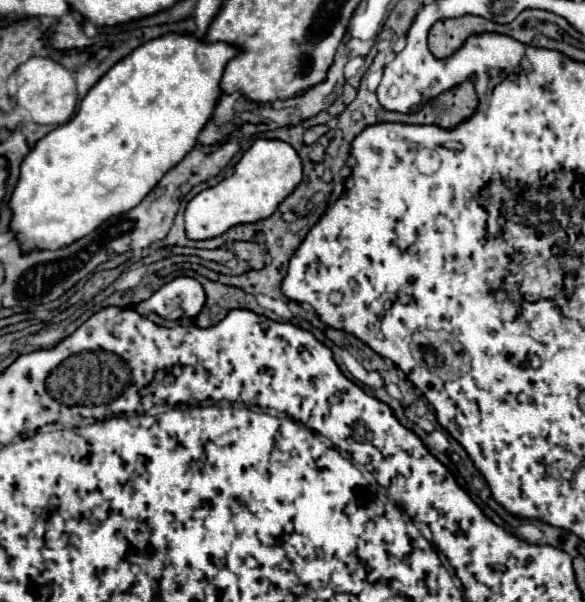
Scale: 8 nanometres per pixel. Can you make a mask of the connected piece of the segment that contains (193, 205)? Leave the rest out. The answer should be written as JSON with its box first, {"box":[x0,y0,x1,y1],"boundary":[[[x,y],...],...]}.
{"box":[185,139,303,239],"boundary":[[[255,139],[237,163],[233,175],[219,185],[195,195],[185,209],[185,231],[189,239],[211,239],[233,225],[255,223],[269,217],[277,205],[301,183],[303,163],[299,153],[281,139]]]}

